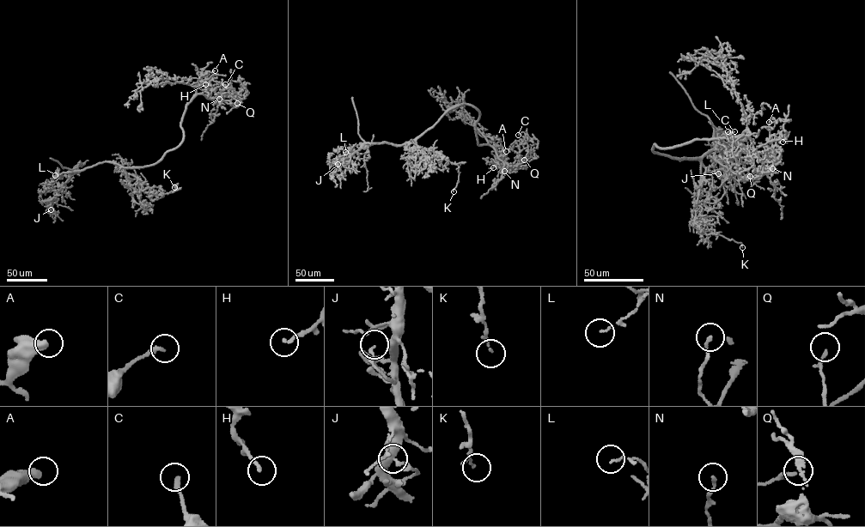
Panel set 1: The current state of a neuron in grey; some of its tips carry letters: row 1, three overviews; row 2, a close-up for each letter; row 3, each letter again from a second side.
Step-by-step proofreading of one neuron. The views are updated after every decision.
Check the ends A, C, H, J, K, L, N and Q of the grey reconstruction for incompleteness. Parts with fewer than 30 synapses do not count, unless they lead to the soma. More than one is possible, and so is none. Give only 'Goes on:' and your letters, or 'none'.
Goes on: none

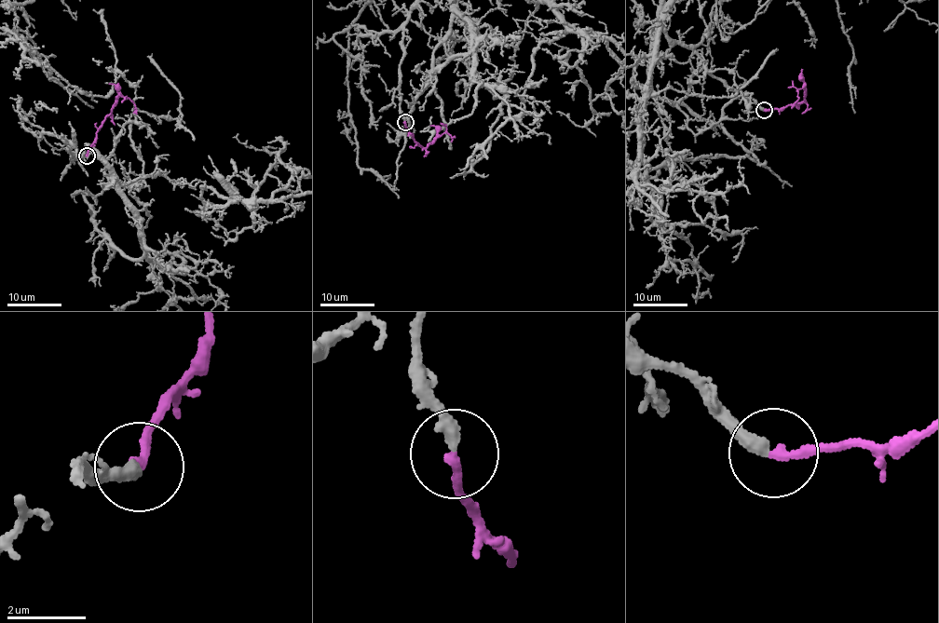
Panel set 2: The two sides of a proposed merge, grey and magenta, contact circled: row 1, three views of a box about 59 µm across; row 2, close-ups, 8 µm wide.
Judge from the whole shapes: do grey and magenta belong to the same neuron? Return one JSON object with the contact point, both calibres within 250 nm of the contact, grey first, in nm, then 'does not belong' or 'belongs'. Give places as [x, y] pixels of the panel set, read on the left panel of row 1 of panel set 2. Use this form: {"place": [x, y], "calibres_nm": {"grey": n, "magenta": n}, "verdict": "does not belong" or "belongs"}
{"place": [87, 155], "calibres_nm": {"grey": 340, "magenta": 240}, "verdict": "belongs"}

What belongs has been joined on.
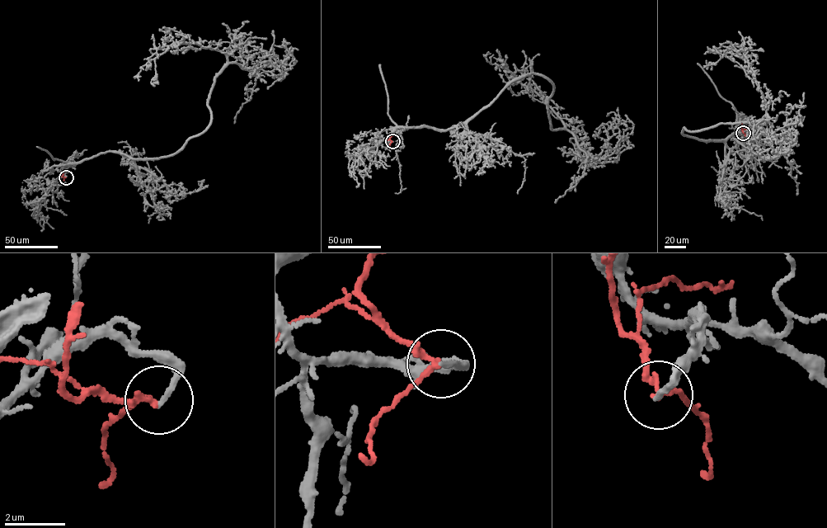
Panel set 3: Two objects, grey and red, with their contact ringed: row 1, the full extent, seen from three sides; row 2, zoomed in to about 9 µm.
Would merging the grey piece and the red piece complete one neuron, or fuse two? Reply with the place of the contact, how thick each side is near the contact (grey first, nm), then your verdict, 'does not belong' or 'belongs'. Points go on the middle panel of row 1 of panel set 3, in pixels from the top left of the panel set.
place (392, 141); calibres 160 and 160 nm; does not belong

